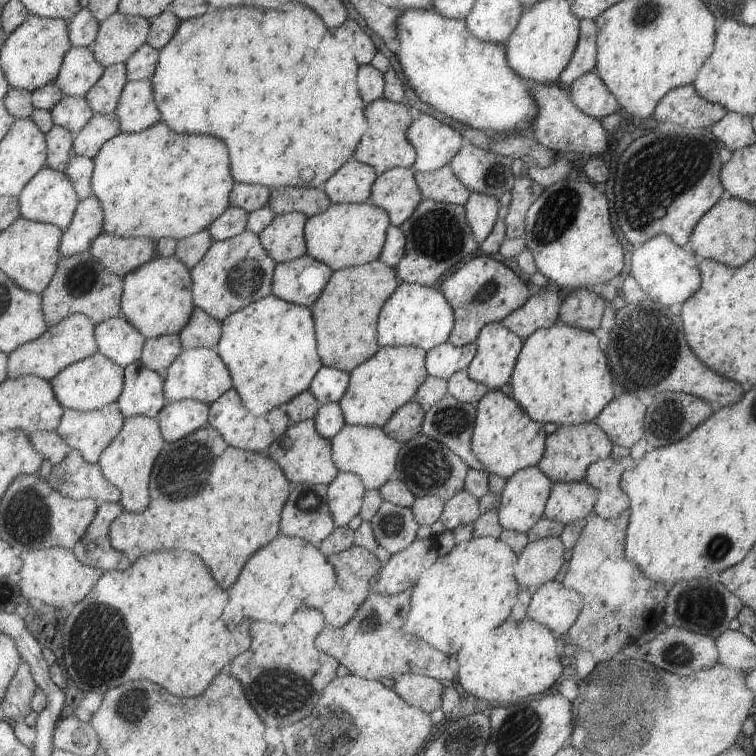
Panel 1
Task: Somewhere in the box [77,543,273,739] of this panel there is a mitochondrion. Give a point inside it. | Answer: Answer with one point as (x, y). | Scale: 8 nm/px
(133, 707)

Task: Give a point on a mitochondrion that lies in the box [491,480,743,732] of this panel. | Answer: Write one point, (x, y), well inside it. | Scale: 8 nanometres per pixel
(700, 607)

